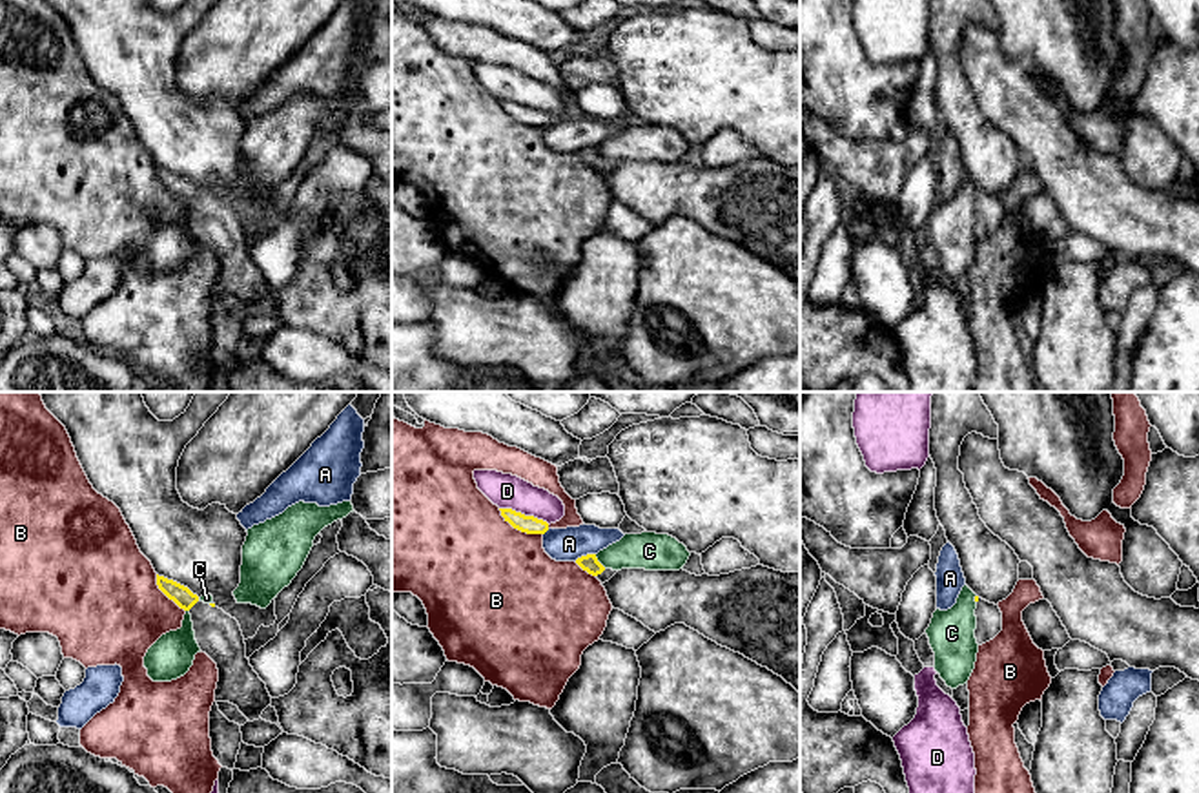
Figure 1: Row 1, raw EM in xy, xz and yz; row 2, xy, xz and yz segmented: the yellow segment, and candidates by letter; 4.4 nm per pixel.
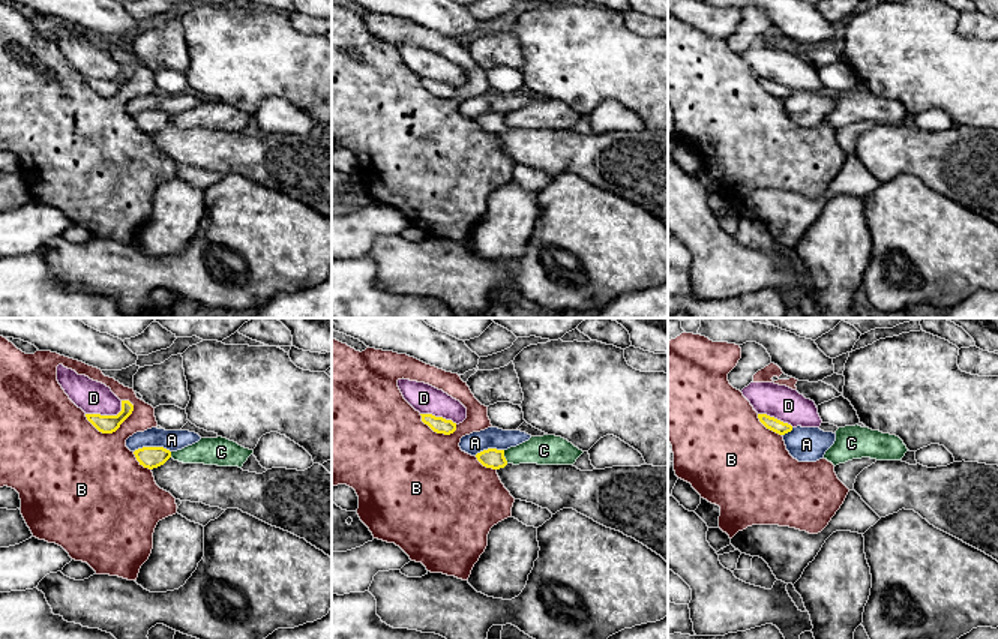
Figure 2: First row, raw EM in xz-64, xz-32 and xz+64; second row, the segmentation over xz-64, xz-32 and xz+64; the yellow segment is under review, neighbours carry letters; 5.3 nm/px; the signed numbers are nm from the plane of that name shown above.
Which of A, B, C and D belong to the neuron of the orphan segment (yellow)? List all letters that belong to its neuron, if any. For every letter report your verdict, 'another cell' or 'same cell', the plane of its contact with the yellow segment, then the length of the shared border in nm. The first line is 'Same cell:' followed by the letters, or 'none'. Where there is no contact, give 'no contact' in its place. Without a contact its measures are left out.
Same cell: none
A: another cell | xz | 100 nm
B: another cell | xz | 240 nm
C: another cell | xz | 80 nm
D: another cell | xz | 240 nm

